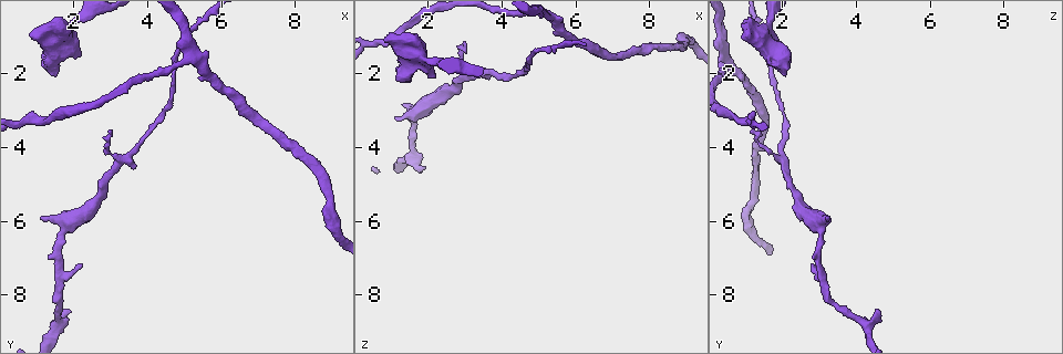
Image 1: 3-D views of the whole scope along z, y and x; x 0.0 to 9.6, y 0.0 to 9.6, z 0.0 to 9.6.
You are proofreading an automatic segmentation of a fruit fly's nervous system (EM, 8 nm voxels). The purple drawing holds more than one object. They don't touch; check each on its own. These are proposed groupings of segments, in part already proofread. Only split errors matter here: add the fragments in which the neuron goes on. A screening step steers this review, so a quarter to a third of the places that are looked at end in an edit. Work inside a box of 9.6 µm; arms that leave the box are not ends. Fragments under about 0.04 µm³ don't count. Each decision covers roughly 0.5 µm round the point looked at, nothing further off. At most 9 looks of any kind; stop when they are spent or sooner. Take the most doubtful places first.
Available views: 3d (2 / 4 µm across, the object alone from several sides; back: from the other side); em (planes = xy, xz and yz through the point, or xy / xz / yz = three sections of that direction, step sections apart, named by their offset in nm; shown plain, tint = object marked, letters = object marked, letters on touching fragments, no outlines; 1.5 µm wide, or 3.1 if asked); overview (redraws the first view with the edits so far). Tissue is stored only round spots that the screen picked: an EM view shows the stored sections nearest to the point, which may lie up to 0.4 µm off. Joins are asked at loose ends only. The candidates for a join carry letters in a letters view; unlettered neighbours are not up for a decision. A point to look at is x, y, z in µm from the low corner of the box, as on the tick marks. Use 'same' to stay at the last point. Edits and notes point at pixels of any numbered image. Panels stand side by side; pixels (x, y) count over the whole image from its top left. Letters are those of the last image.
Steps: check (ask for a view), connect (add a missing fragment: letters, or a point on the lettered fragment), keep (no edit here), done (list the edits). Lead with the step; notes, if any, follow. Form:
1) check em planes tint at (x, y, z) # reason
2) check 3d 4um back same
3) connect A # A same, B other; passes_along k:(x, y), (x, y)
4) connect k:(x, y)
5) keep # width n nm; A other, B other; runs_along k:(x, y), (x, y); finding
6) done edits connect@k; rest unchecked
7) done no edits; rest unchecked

check 3d 2um at (2.20, 1.50, 2.15) # an open end

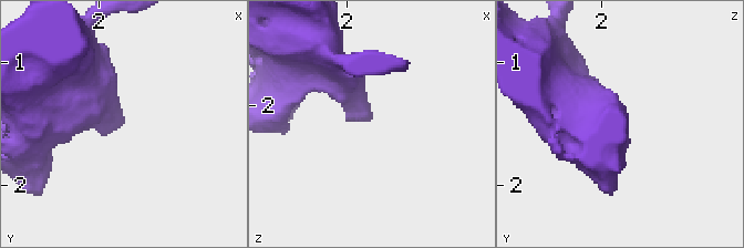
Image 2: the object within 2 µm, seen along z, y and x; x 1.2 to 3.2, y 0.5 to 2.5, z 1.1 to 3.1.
check em planes letters at (2.18, 1.52, 2.08)

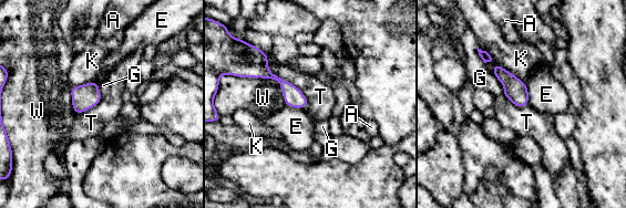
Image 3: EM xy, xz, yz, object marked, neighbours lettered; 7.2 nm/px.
keep # A other, E other, G other, K other, T other, W other; runs_along 3:(259, 62), (270, 75), (305, 103); no lettered fragment goes on from it

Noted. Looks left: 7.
check 3d 2um at (3.00, 3.60, 1.10) # thin end

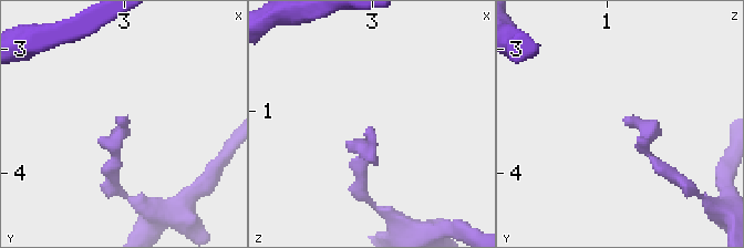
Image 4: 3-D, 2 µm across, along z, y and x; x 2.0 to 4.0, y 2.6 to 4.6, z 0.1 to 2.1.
check em xy step 4 letters at (3.02, 3.58, 1.12) # shape alone is not enough

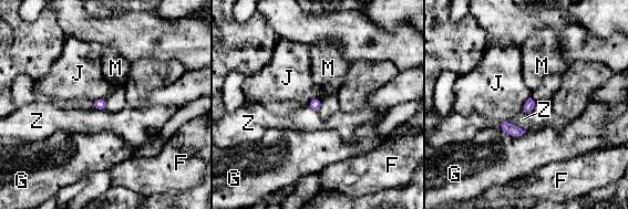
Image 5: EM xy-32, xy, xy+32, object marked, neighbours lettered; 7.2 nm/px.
keep # F other, G other, J other, M other, Z other; border 5:(506, 119), (517, 125), (524, 132); none of them fits

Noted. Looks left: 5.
check em planes letters at (1.95, 8.45, 4.50)

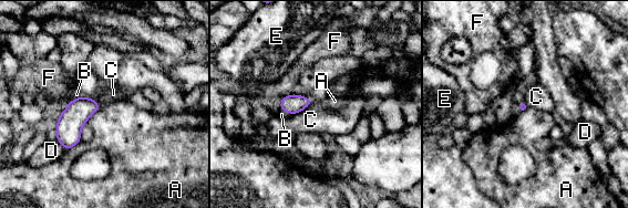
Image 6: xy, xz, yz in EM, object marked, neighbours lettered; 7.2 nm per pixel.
connect B # A other, B same, C other, D other, E other, F other; passes_along 6:(292, 104), (286, 112), (281, 114); the neuron continues

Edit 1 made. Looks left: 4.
check overview

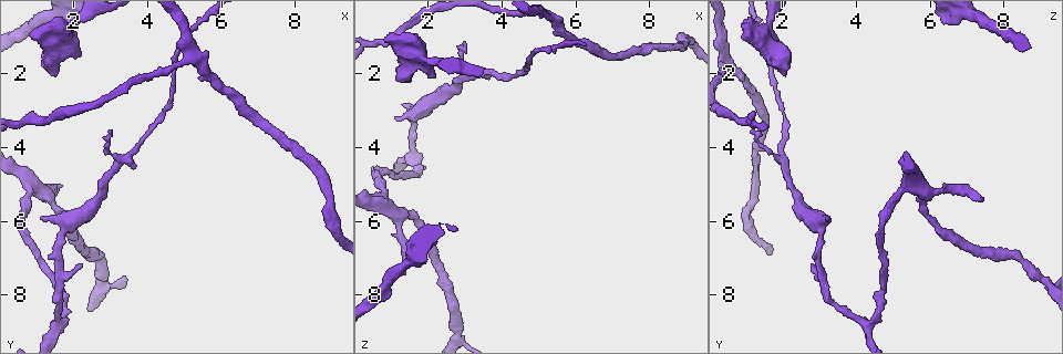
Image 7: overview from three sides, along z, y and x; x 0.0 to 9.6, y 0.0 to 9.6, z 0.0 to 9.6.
check 3d 4um at (0.75, 1.00, 1.05) # an open end

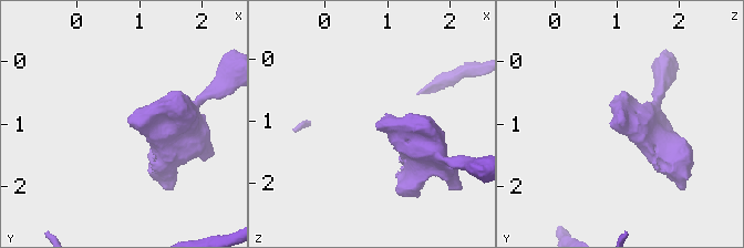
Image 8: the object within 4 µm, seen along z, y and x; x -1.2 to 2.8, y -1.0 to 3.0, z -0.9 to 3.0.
check em xy step 8 letters at (0.80, 0.90, 1.10)

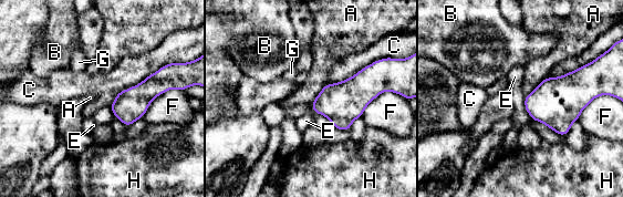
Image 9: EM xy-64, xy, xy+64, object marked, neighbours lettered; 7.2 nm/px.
check em planes letters same # another direction

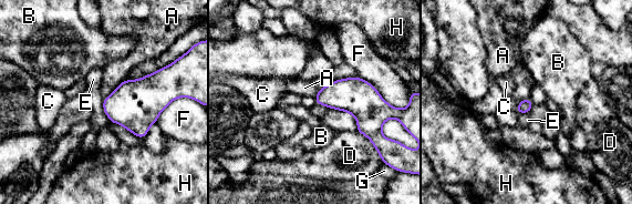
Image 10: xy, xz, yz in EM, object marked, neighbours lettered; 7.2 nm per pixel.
keep # A other, B other, C other, D other, E other, F other, G other, H other; border 10:(102, 99), (102, 110), (110, 121); none of them fits

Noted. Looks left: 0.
done edits connect@6; rest unchecked

